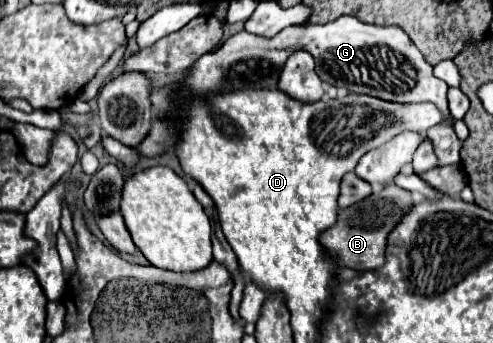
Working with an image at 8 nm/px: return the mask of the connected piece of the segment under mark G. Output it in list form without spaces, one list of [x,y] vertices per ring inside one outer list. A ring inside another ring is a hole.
[[[340,16],[338,20],[324,24],[324,26],[290,26],[278,32],[274,38],[262,38],[262,36],[246,36],[246,32],[238,32],[230,36],[220,48],[216,50],[238,50],[238,44],[242,44],[242,52],[208,52],[204,54],[186,74],[186,86],[188,86],[188,98],[192,96],[210,96],[210,94],[222,94],[232,90],[244,90],[244,88],[276,88],[282,64],[286,58],[304,48],[308,50],[316,60],[316,72],[318,76],[332,84],[332,86],[344,86],[348,92],[368,94],[382,100],[394,100],[394,102],[434,102],[438,110],[444,114],[444,122],[430,128],[426,135],[434,140],[436,156],[440,166],[456,164],[460,162],[460,146],[462,140],[456,136],[454,126],[450,122],[450,110],[448,110],[448,84],[440,82],[432,74],[432,66],[428,60],[416,50],[414,42],[400,30],[400,26],[376,26],[368,22],[360,22],[352,16]]]

